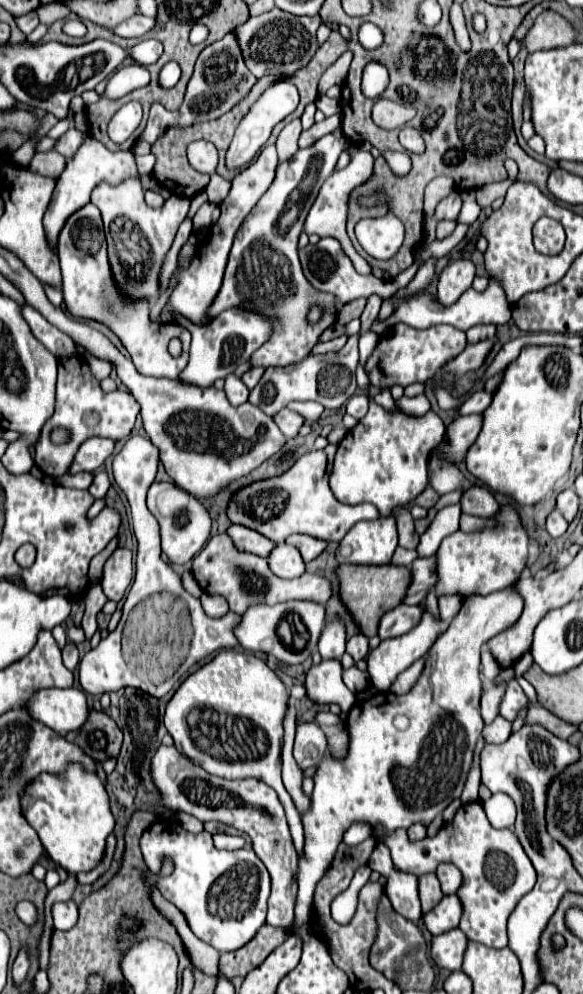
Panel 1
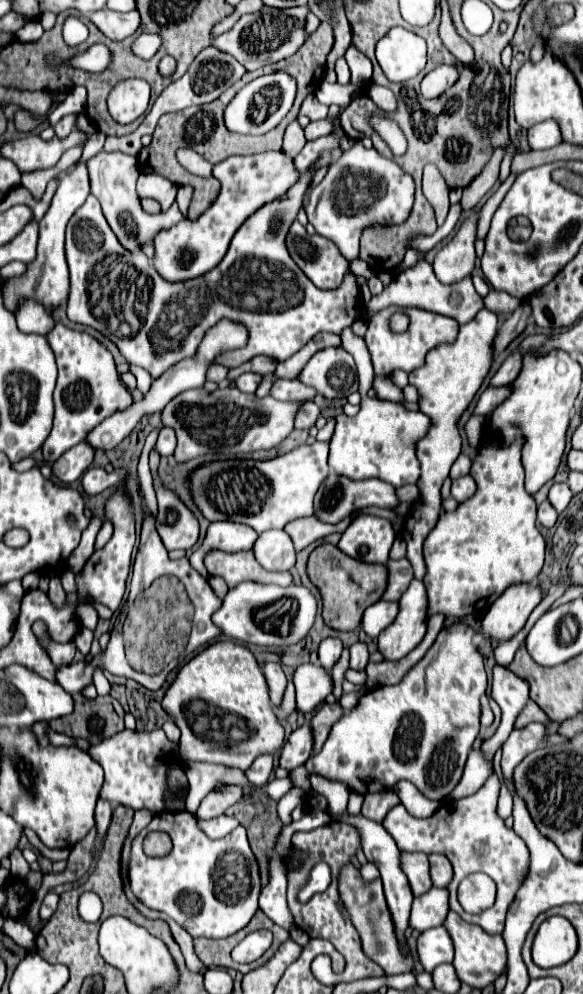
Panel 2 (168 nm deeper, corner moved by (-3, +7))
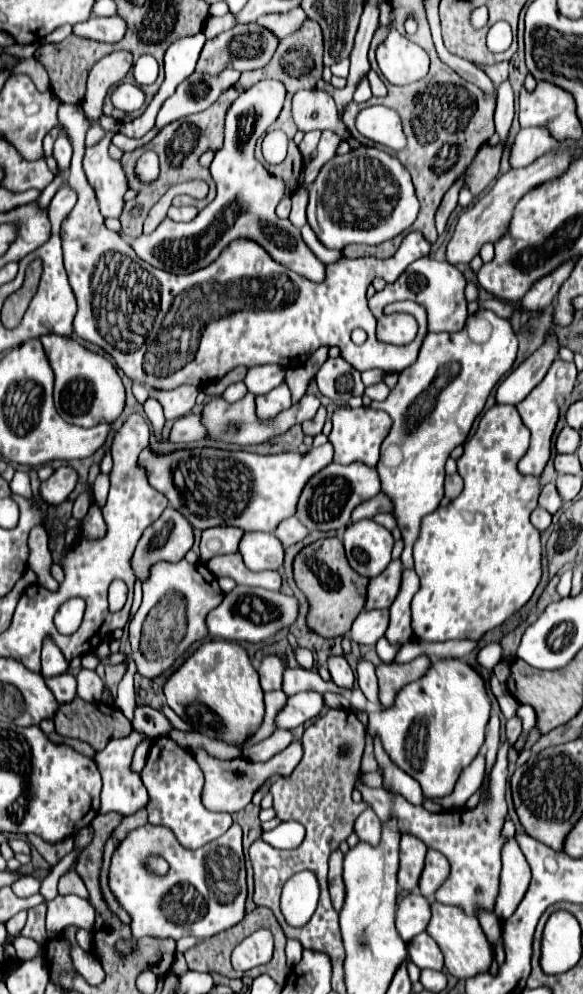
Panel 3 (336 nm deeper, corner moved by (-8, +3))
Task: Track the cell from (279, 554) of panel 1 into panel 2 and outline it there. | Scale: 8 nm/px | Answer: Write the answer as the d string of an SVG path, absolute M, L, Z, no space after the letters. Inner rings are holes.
M268 530L258 534L252 552L266 570L290 570L296 564L294 544L284 530Z

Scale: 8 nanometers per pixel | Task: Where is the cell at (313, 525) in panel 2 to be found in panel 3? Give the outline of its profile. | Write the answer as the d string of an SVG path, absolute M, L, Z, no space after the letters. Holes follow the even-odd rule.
M291 516L289 520L283 520L277 530L275 530L277 538L285 544L285 548L297 544L297 542L303 542L307 536L309 536L309 530L299 522L297 516Z

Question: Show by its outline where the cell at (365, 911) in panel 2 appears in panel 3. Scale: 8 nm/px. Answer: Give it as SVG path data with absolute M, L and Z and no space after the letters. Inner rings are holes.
M333 852L333 858L329 858L329 892L331 902L337 912L341 912L345 904L345 884L343 884L343 854Z

